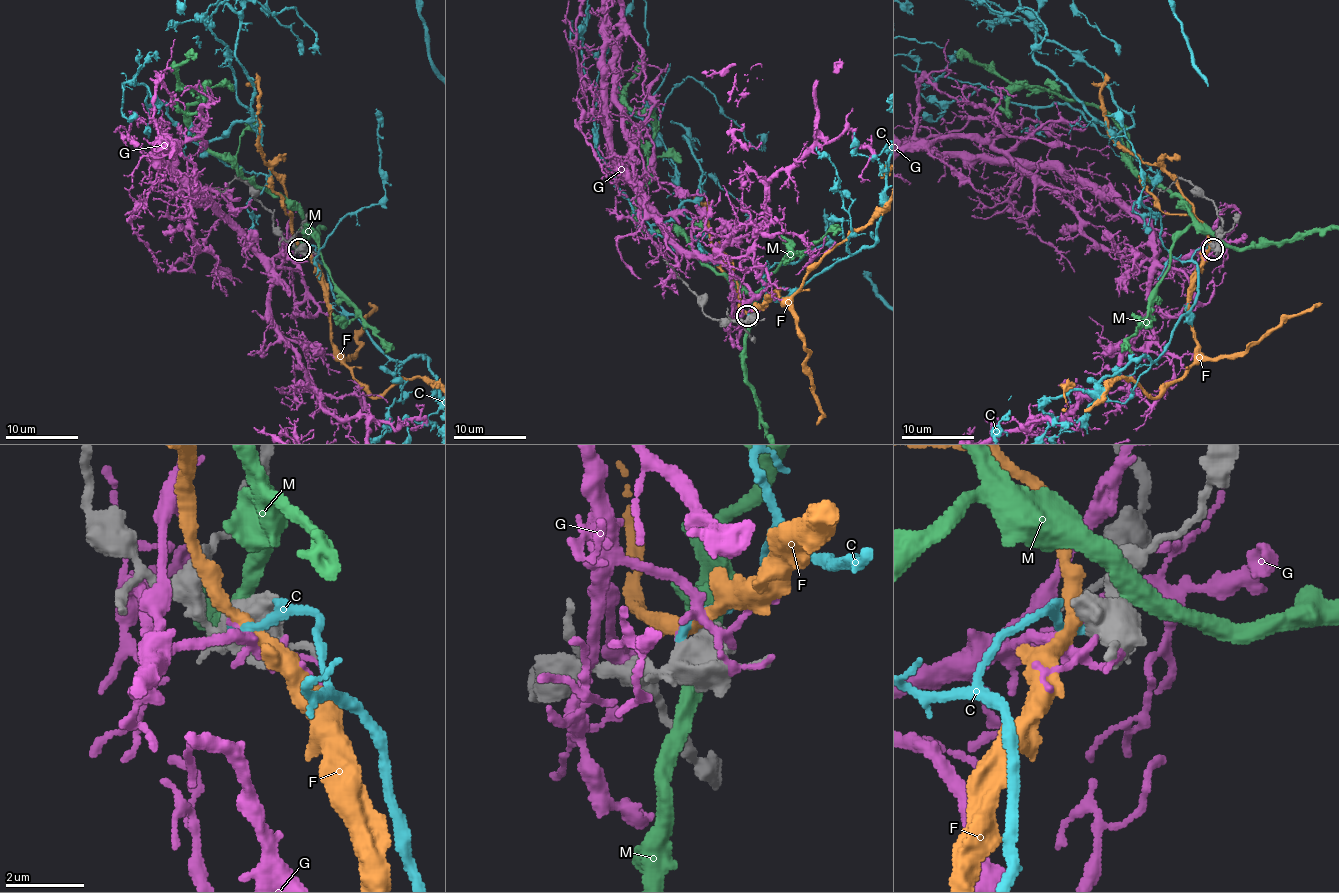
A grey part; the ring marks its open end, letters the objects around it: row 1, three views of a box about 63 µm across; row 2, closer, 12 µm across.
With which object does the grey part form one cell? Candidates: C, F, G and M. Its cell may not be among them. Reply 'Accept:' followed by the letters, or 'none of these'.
Accept: C

